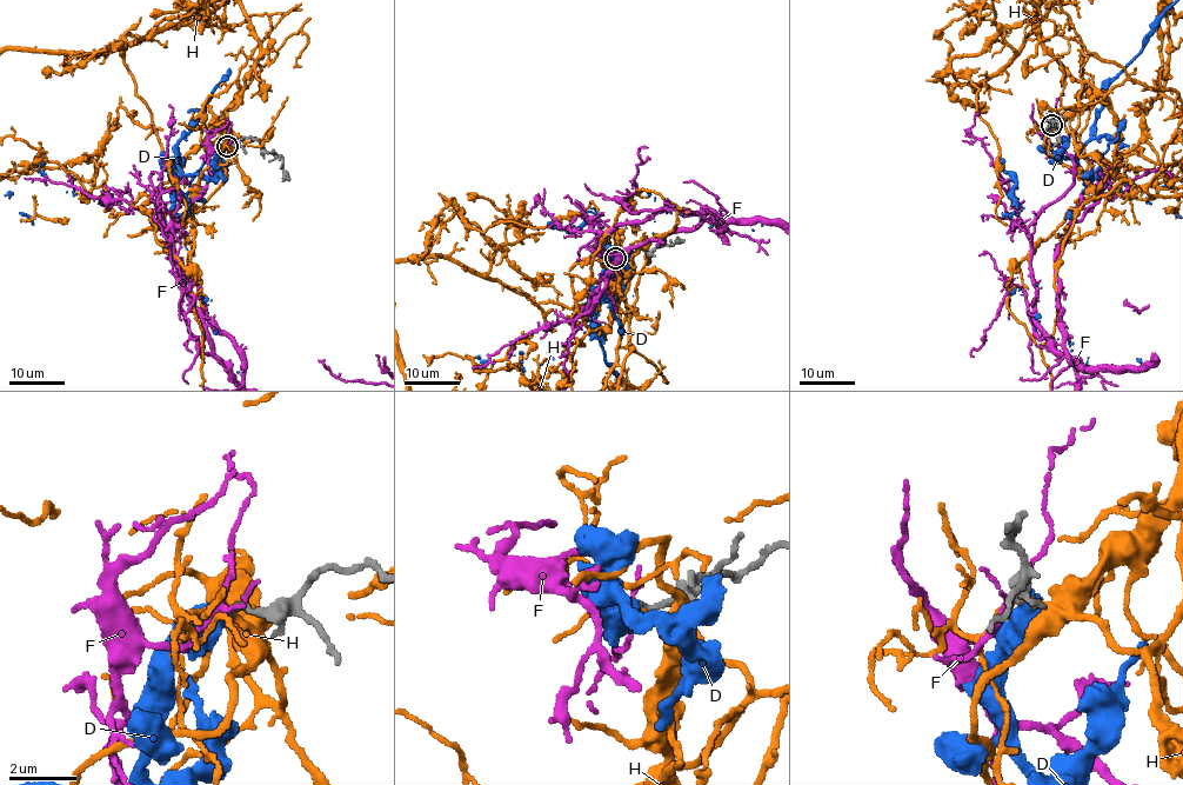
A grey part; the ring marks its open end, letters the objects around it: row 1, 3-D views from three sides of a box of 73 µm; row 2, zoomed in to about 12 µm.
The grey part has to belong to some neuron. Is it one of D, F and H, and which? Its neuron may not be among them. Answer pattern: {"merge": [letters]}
{"merge": []}

